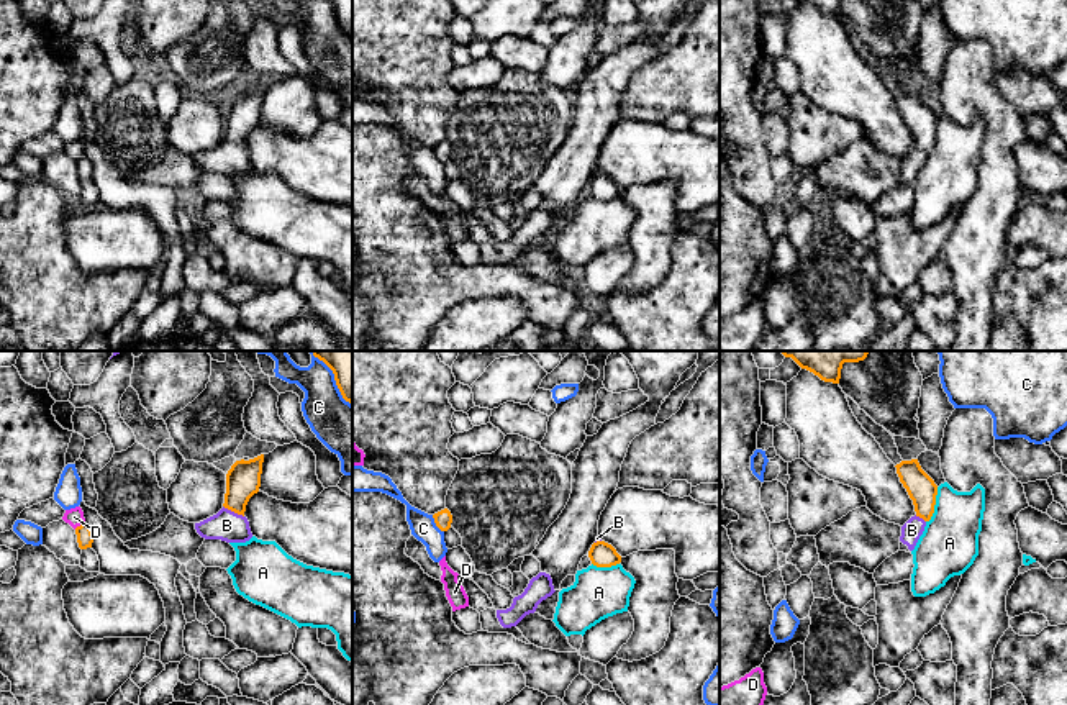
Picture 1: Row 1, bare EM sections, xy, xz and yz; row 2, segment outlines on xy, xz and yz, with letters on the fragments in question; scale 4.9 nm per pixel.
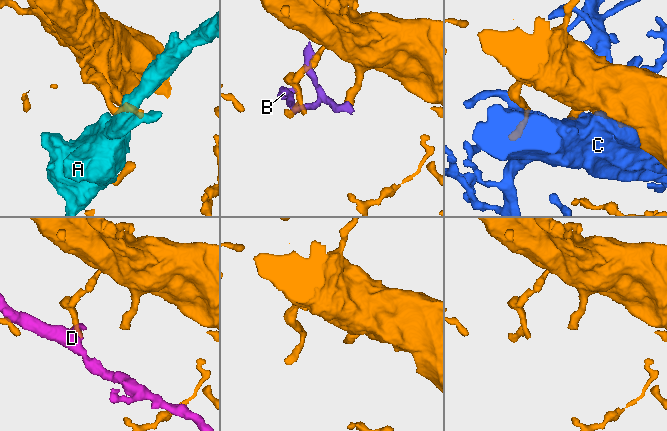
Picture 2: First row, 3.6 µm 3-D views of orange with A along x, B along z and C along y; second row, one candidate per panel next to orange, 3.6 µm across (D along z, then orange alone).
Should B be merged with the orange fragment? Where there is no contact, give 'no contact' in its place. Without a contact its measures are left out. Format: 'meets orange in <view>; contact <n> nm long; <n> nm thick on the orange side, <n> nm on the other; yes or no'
meets orange in xy; contact 120 nm long; 170 nm thick on the orange side, 150 nm on the other; yes

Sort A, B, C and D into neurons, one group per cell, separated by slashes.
A / B / C / D

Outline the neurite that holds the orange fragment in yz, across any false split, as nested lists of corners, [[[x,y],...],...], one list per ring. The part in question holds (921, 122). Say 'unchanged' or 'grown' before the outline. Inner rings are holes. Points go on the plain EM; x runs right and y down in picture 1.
grown; [[[918,92],[901,93],[895,98],[900,115],[913,133],[916,148],[901,159],[900,174],[915,182],[926,156],[931,152],[936,138],[938,118],[921,102]]]

